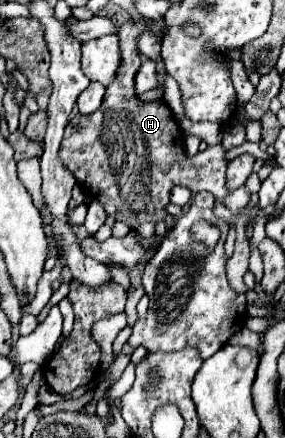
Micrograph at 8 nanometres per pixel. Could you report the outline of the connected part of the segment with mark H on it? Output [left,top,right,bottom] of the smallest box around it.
[58,19,258,294]

